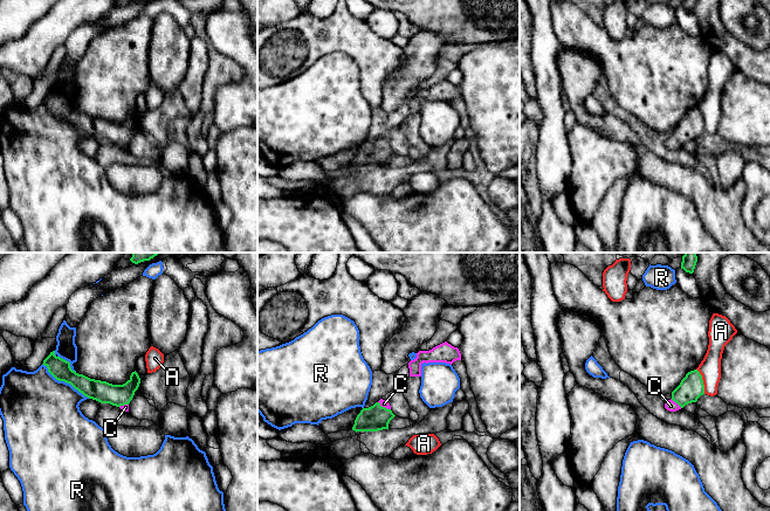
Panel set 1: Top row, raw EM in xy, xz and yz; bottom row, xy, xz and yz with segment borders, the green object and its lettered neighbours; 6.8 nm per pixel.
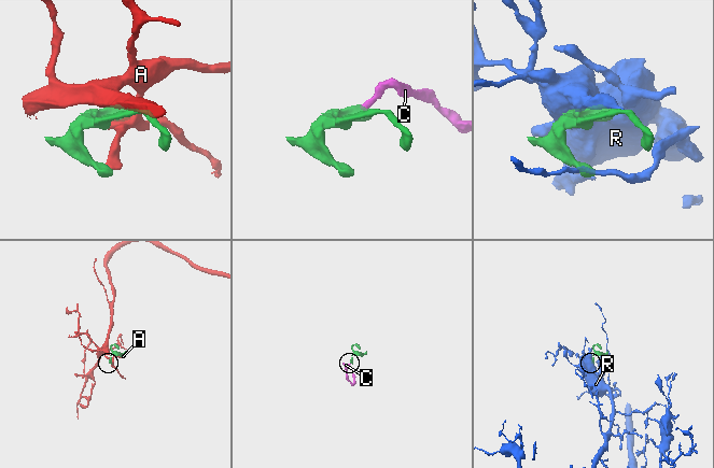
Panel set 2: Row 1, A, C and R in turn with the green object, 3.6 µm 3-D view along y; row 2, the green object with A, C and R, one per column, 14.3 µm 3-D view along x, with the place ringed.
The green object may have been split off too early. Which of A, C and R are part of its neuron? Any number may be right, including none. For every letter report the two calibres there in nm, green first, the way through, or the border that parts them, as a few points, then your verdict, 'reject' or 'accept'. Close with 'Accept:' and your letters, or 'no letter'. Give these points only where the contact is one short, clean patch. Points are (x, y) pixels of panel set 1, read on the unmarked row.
A: 170/150 nm | reject
C: 170/70 nm | across yz (691, 126), (676, 140), (671, 144) | accept
R: 140/460 nm | reject
Accept: C

